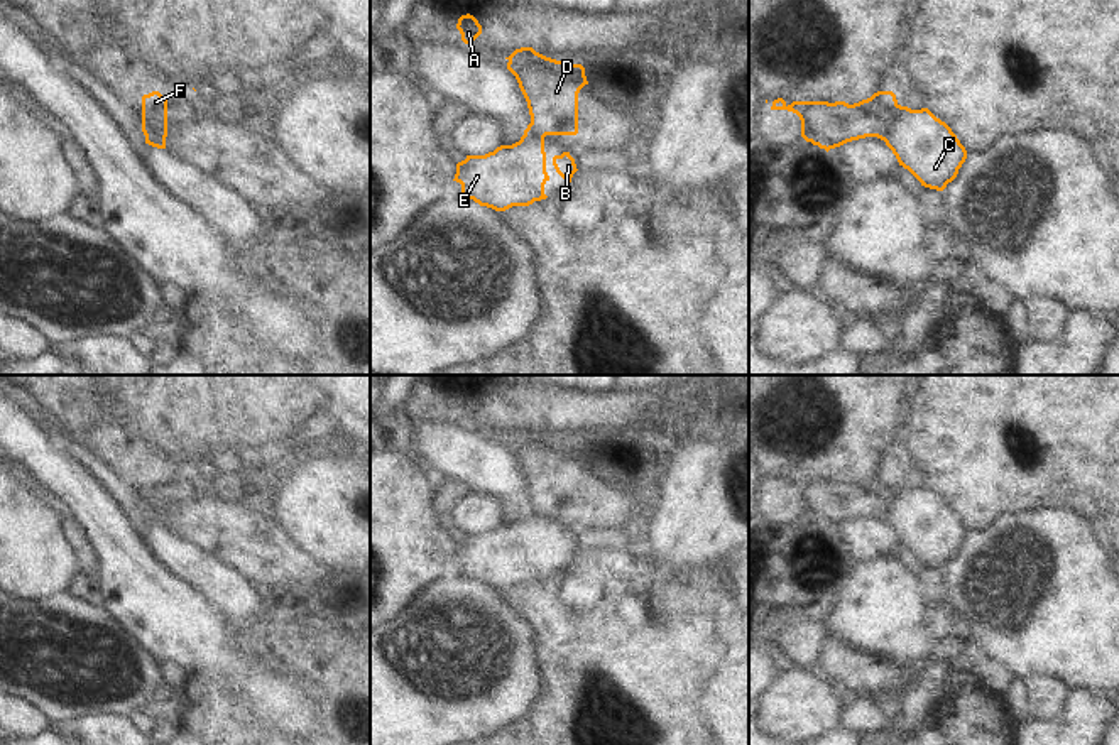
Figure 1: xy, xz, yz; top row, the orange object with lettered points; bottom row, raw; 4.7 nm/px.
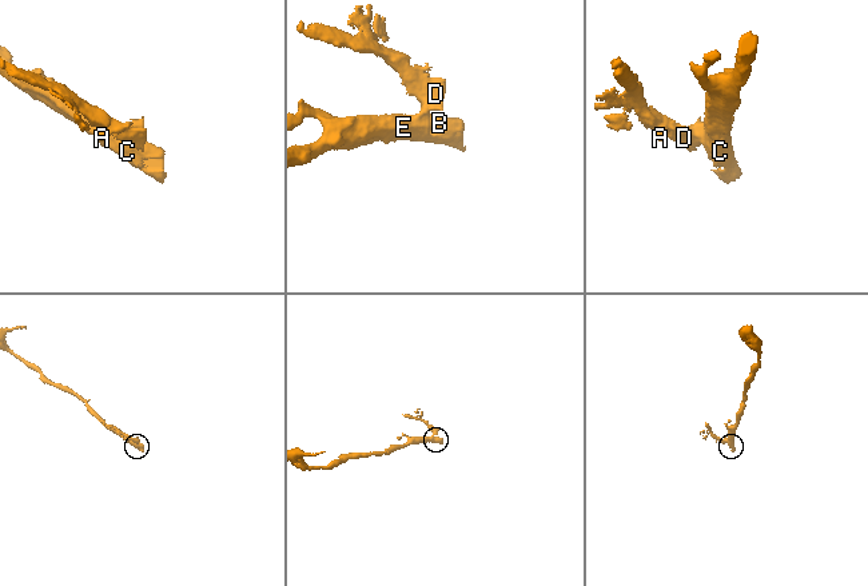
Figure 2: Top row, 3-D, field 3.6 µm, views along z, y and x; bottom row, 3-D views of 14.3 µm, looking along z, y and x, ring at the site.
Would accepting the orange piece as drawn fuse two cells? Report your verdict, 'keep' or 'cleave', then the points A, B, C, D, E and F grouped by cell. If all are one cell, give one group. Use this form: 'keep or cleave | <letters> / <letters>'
cleave | A D F / B C E

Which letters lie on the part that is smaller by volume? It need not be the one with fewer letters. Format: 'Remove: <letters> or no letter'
Remove: A, D, F

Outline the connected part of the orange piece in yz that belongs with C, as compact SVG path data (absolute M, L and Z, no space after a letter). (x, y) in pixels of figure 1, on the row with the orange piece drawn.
M896 105L886 145L925 188L943 191L967 159L952 128L928 108Z

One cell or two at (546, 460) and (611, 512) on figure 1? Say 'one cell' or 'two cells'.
one cell

